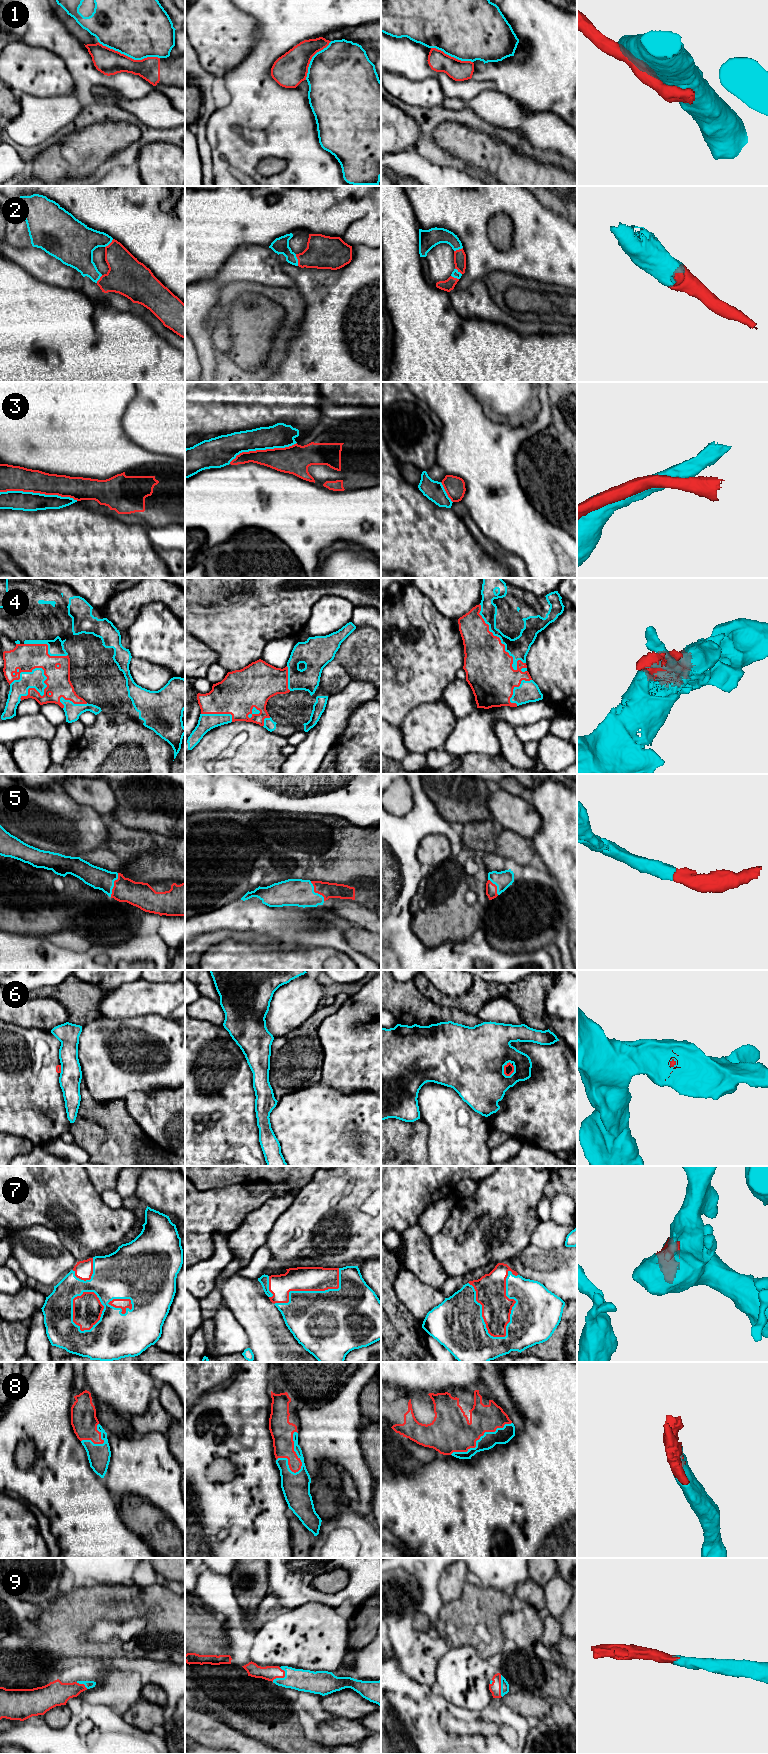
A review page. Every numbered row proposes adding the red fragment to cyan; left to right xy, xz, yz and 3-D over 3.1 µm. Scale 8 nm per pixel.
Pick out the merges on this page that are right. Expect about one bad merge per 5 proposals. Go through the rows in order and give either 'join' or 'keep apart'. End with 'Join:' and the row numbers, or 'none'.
1: keep apart
2: join
3: keep apart
4: join
5: join
6: keep apart
7: join
8: join
9: join
Join: 2, 4, 5, 7, 8, 9

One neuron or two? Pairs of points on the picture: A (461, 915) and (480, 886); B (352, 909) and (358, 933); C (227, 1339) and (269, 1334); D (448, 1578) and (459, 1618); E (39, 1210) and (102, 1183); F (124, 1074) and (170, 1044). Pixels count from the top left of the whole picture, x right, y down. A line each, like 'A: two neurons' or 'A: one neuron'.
A: one neuron
B: two neurons
C: two neurons
D: two neurons
E: two neurons
F: one neuron

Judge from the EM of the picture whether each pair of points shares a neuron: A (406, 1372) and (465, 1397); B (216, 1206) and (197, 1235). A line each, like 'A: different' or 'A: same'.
A: different
B: same

